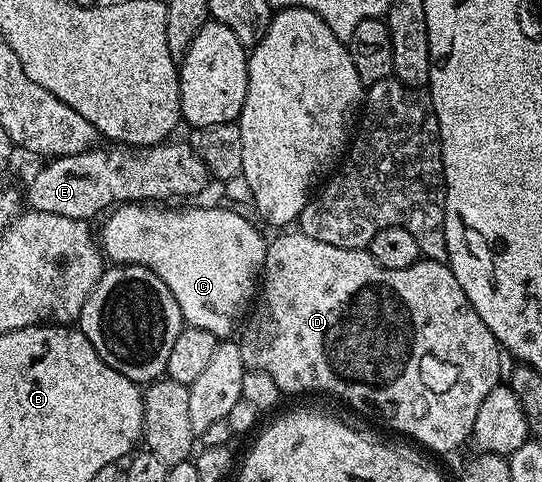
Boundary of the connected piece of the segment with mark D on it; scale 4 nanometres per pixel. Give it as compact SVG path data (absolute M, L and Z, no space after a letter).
M282 231L279 233L282 234L275 241L271 240L266 246L266 262L262 268L260 292L257 294L256 304L253 306L252 312L245 322L245 325L247 324L246 330L244 330L244 325L244 328L241 330L241 333L243 332L242 337L240 333L240 336L237 338L240 355L244 355L244 363L247 369L264 371L264 375L272 375L272 379L276 382L276 387L280 387L283 394L286 395L290 395L290 393L327 393L328 396L335 397L336 400L343 401L346 405L351 405L358 413L367 413L370 417L379 417L388 428L395 429L396 432L403 433L404 436L411 437L414 441L419 441L424 448L431 449L434 453L450 453L453 449L460 448L465 441L469 442L474 431L476 414L480 412L480 403L484 403L484 398L487 397L488 391L492 391L500 384L501 377L498 376L502 373L502 357L504 358L504 353L497 339L492 335L492 331L488 331L488 323L484 323L484 319L480 319L480 315L476 315L476 307L472 307L472 303L468 303L468 295L464 295L464 287L460 287L460 283L456 283L456 275L452 275L449 264L445 261L420 259L416 263L412 263L412 267L403 267L401 271L392 271L388 267L380 267L380 263L376 263L376 259L372 259L372 255L366 249L332 247L332 243L320 243L320 239L312 239L312 235L304 235L300 231Z

